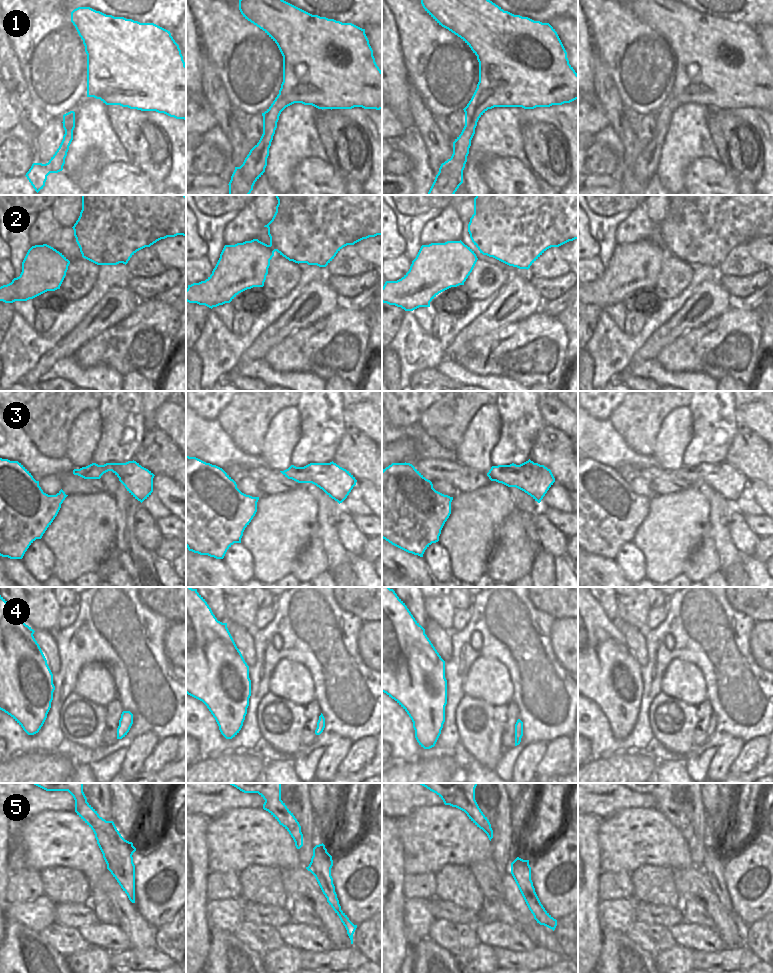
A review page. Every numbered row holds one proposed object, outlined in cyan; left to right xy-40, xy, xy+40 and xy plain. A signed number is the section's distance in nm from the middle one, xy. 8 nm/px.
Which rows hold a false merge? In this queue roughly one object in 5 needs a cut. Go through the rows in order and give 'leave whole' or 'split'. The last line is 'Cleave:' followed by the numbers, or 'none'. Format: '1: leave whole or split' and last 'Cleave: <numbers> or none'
1: leave whole
2: split
3: leave whole
4: leave whole
5: leave whole
Cleave: 2

